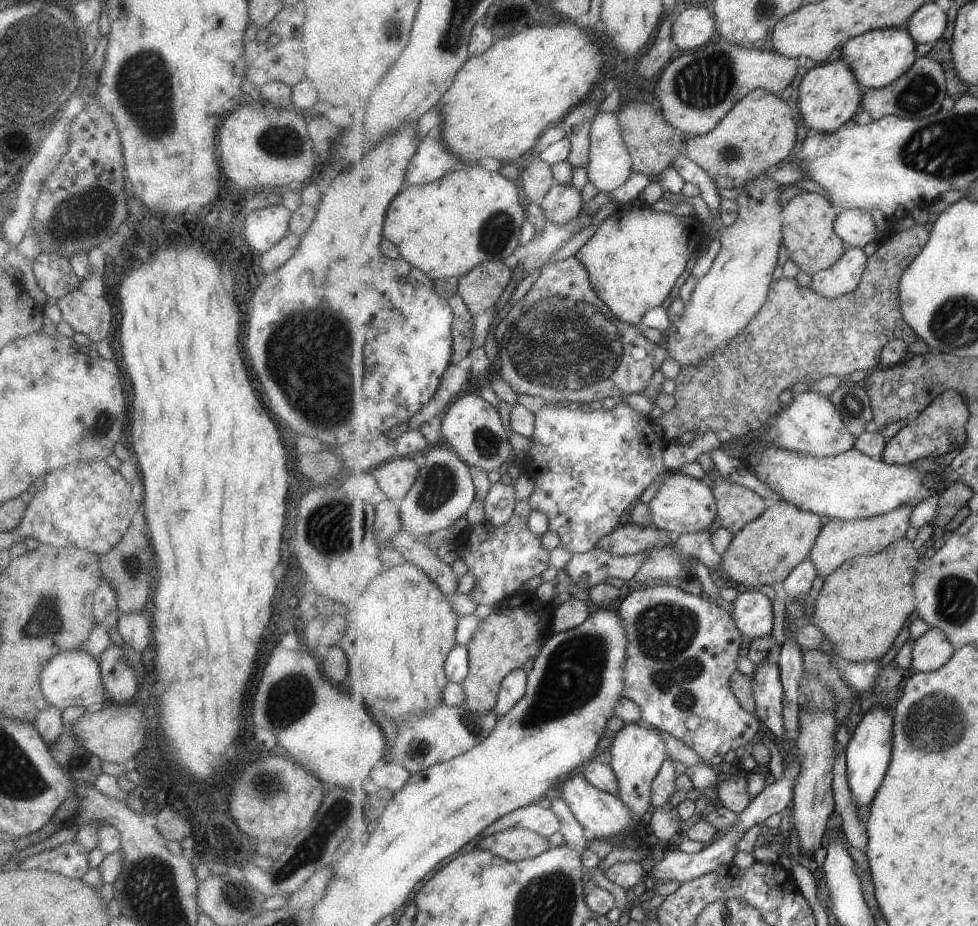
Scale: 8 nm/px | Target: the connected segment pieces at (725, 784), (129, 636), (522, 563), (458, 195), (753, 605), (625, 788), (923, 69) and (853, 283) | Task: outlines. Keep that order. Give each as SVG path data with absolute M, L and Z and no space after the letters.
M721 777L718 796L723 806L742 814L753 802L755 796L749 789L749 777Z
M122 613L117 622L120 636L135 652L144 652L152 636L152 620L146 613Z
M514 515L500 526L488 520L472 523L462 531L462 536L454 544L457 543L460 545L458 554L469 567L468 574L477 578L477 585L468 596L478 605L495 605L510 599L511 594L517 594L524 584L550 568L552 552L544 548L542 535L532 532L528 519L521 516Z
M468 164L444 178L425 185L405 188L389 206L384 236L402 249L403 258L421 268L436 281L444 277L463 277L479 264L504 261L516 252L526 222L527 206L520 202L520 188L514 179L498 171Z
M758 589L743 592L734 603L733 617L751 641L770 636L776 626L774 602Z
M644 721L629 723L614 736L614 743L611 749L613 754L612 765L616 769L619 781L621 782L621 794L618 795L630 808L633 808L639 824L633 832L644 829L647 822L643 822L644 814L653 806L652 787L658 773L662 770L662 764L669 758L669 746L663 735L664 731L646 725Z
M919 58L917 63L902 78L886 88L869 89L864 95L862 108L870 111L874 120L888 115L898 115L909 119L923 119L942 110L942 102L948 96L948 78L944 66L936 58Z
M849 246L833 267L814 275L813 290L828 299L838 299L856 292L861 286L869 260L864 248Z

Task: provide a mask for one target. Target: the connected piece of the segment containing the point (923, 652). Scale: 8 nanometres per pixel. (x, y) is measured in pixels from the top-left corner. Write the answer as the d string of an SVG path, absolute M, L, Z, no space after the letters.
M932 627L916 640L912 666L917 671L938 670L954 658L957 650L951 636L942 627Z

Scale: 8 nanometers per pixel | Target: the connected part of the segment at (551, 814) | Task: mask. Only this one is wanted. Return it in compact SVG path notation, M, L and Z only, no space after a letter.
M536 803L503 816L484 830L482 836L485 839L505 829L519 829L520 827L535 830L546 836L552 836L558 831L561 832L562 823L560 815L556 814L553 808L544 808Z

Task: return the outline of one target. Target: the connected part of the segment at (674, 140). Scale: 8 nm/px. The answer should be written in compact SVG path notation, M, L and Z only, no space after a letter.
M633 101L623 107L618 114L623 124L624 138L634 159L635 172L648 176L660 176L665 170L675 166L675 160L685 152L686 134L666 120L657 102Z

